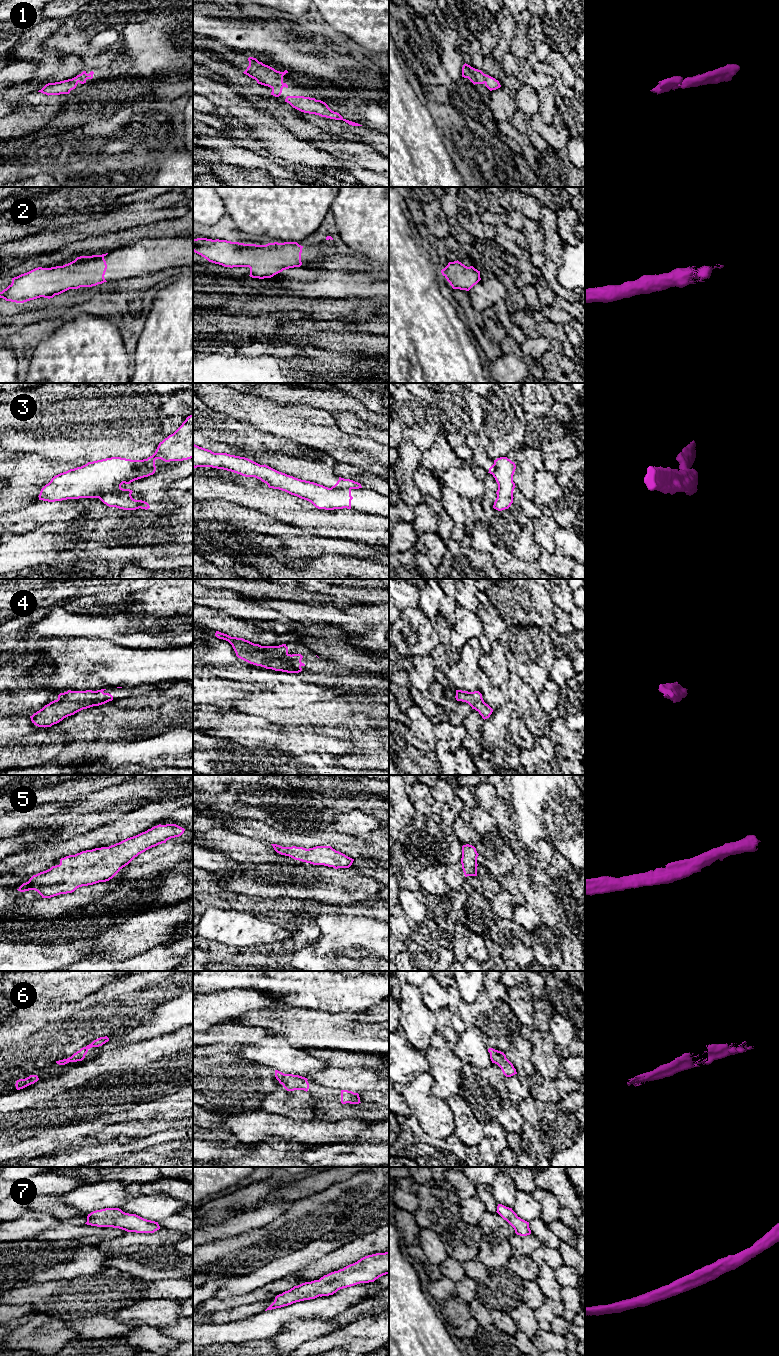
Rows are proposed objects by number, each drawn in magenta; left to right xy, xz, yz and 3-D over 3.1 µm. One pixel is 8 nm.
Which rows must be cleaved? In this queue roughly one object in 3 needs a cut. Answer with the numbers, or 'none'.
3

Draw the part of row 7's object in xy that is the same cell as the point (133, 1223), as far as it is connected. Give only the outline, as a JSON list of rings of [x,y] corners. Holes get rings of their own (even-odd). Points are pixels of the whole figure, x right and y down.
[[[105,1208],[88,1214],[85,1223],[97,1227],[113,1227],[136,1233],[154,1233],[160,1229],[158,1222],[144,1219],[119,1208]]]

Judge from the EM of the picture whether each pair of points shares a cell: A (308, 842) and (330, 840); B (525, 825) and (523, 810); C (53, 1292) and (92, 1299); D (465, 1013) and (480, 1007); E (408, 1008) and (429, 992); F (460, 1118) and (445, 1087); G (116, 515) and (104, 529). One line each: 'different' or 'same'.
A: same
B: different
C: same
D: same
E: different
F: different
G: same

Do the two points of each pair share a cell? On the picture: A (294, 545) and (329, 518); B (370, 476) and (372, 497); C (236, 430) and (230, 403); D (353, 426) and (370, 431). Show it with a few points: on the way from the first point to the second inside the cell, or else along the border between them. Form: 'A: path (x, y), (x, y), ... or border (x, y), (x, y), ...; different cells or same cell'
A: border (306, 533), (326, 538); different cells
B: border (362, 487), (375, 490), (378, 493); different cells
C: border (211, 408), (227, 416), (248, 416), (254, 425); different cells
D: path (357, 426), (366, 430); same cell

